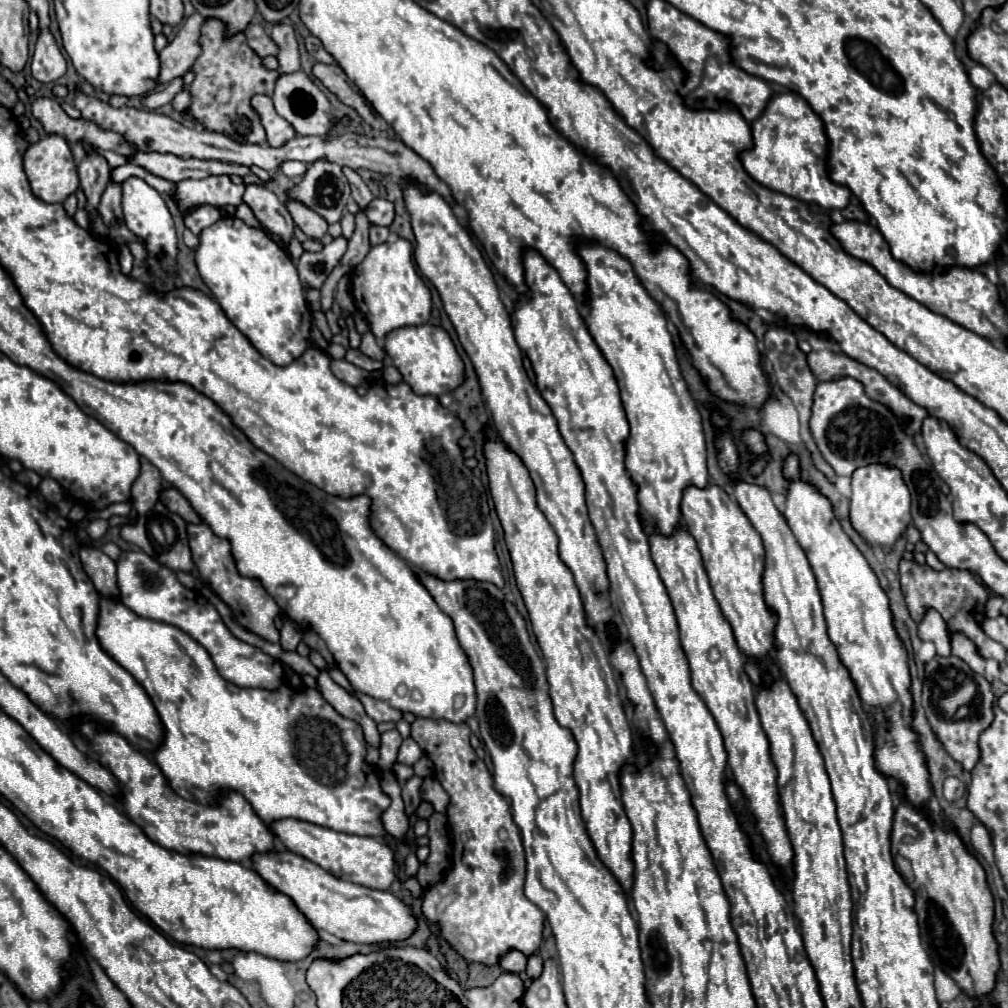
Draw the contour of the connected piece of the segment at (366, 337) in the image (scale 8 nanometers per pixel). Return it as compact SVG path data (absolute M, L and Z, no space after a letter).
M370 330L362 334L360 350L362 350L366 356L374 358L374 360L384 360L384 358L386 358L386 352L384 352L384 348L378 344L378 340L374 338L374 334L372 334Z

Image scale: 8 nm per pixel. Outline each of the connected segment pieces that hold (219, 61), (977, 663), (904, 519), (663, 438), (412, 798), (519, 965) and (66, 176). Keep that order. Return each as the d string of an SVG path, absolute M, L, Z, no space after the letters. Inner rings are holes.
M210 18L204 22L200 44L202 44L202 54L192 66L192 70L196 72L196 78L190 84L192 104L182 114L182 118L198 120L202 126L206 126L212 132L228 134L234 142L266 144L266 132L260 124L260 118L250 108L250 98L254 94L270 96L274 92L274 82L278 78L278 72L266 70L262 66L260 56L246 44L244 32L226 36L226 24L222 20ZM220 88L230 90L230 100L226 104L216 102L216 92Z
M952 632L950 634L950 644L952 644L952 654L954 656L962 658L974 672L984 674L986 658L978 654L978 648L970 638L966 638L962 632Z
M868 464L856 468L852 474L852 498L850 498L850 520L852 526L870 542L872 546L894 546L910 518L910 490L898 468L886 464Z
M598 244L580 246L580 256L588 270L588 300L584 304L588 314L584 320L614 370L622 406L630 422L626 470L638 484L642 514L654 522L660 534L672 536L682 520L680 502L684 490L688 486L708 486L702 416L682 378L668 322L660 306L638 282L630 262Z
M412 776L412 778L402 786L402 798L404 798L404 804L406 804L406 812L408 812L408 814L414 814L416 808L420 806L420 802L422 802L420 786L422 786L422 778L420 778L420 776Z
M508 950L500 960L498 960L498 966L504 970L504 972L514 972L514 974L520 974L526 970L526 956L520 952L520 950Z
M50 134L50 136L38 140L36 144L32 144L26 150L26 154L24 154L24 172L30 180L32 192L38 198L42 198L44 202L64 202L78 188L78 174L76 174L74 156L70 152L68 142L58 134Z

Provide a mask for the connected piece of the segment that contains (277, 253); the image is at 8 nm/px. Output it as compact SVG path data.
M236 216L220 218L202 230L200 246L196 248L196 264L228 320L264 358L286 366L308 348L312 312L298 270L288 254L262 234L262 230L246 226Z

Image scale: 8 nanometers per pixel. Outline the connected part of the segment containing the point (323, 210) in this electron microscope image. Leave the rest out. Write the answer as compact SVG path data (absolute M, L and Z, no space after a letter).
M320 158L308 166L302 182L288 190L288 200L302 202L328 224L334 224L350 200L350 186L338 164Z

